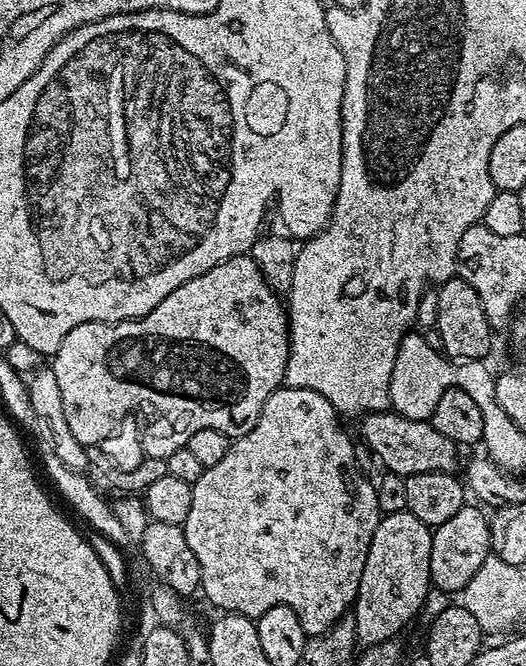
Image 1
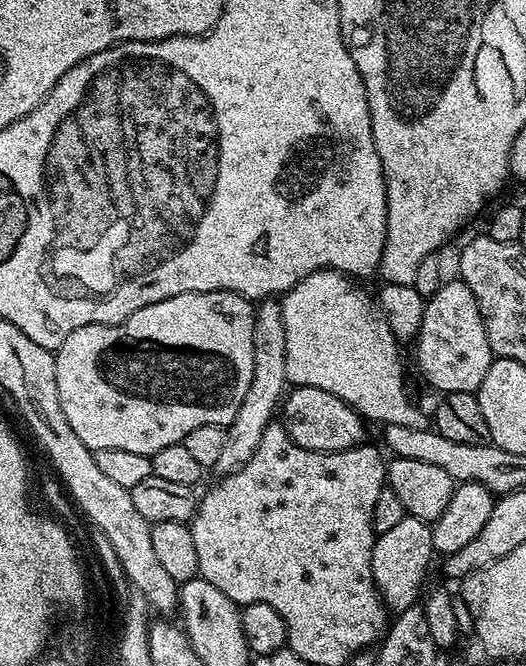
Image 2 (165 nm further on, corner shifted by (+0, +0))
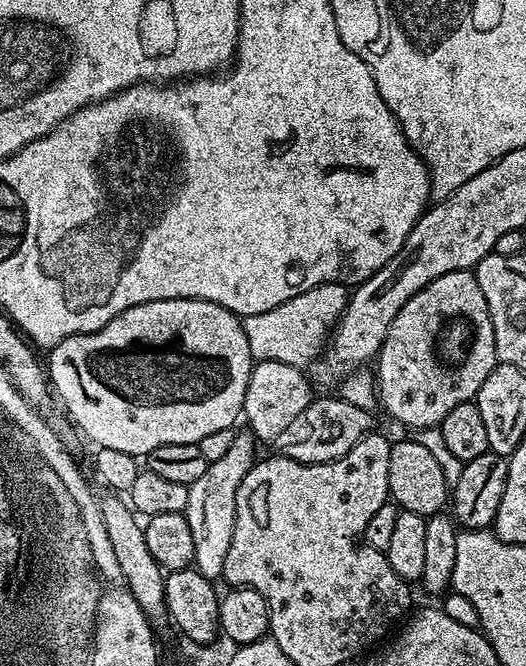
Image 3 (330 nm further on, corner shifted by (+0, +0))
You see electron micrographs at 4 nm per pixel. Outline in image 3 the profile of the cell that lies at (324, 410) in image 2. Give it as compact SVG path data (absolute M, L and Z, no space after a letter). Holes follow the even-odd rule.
M257 360L252 365L250 382L246 386L243 419L248 419L247 431L256 437L257 441L275 442L278 434L282 434L302 410L314 399L314 391L308 385L305 373L286 362L270 362Z

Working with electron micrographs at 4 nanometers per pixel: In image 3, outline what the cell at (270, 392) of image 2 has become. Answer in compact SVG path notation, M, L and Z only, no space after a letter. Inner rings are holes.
M237 431L230 451L224 457L218 458L218 462L210 462L202 478L188 485L186 510L183 514L186 522L190 522L190 535L194 537L194 567L207 580L216 582L224 575L226 553L230 550L230 542L234 538L238 486L242 486L242 478L246 478L246 474L258 459L256 447L258 441L251 432Z

